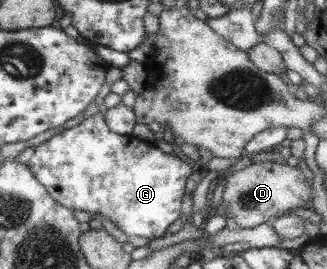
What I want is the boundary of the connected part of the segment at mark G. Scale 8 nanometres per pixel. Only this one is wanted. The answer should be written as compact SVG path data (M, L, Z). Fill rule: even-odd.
M97 112L78 125L62 130L49 140L39 144L26 163L33 175L45 186L51 197L69 209L81 209L89 214L98 213L102 219L110 219L128 236L155 239L163 237L167 228L183 218L181 203L190 188L191 165L172 153L165 153L155 144L140 140L132 134L121 135L109 129L104 115Z

